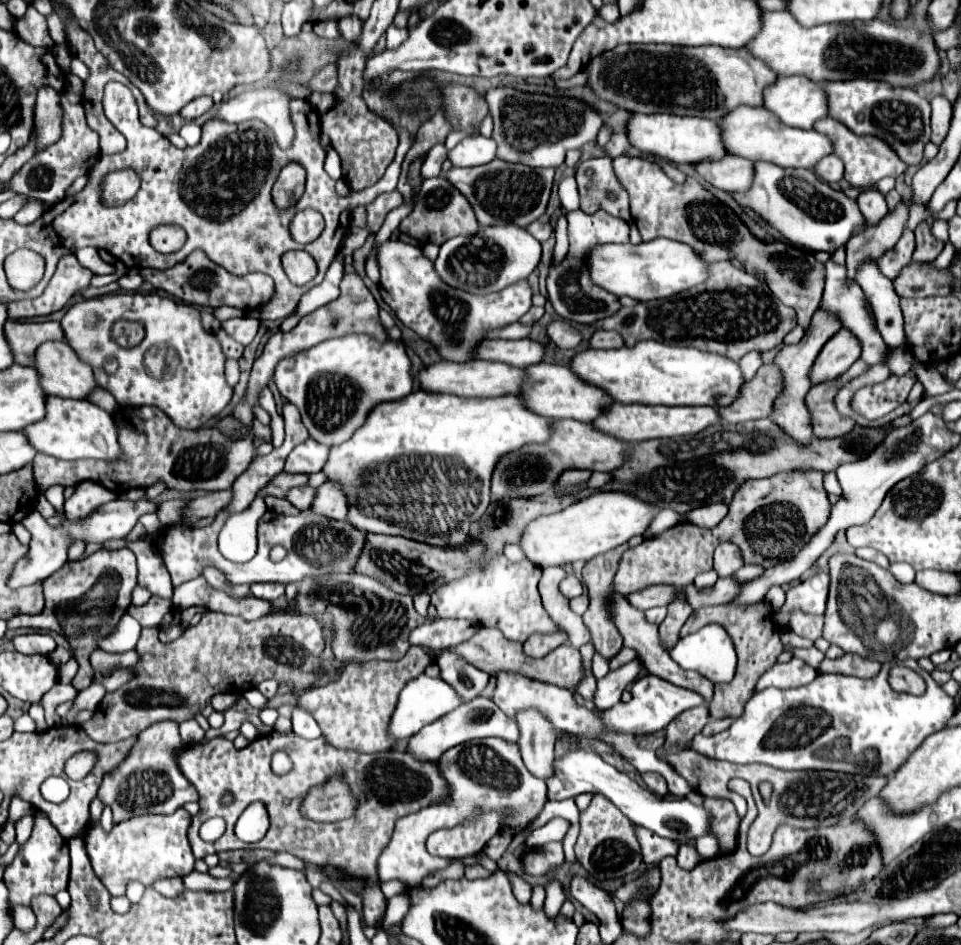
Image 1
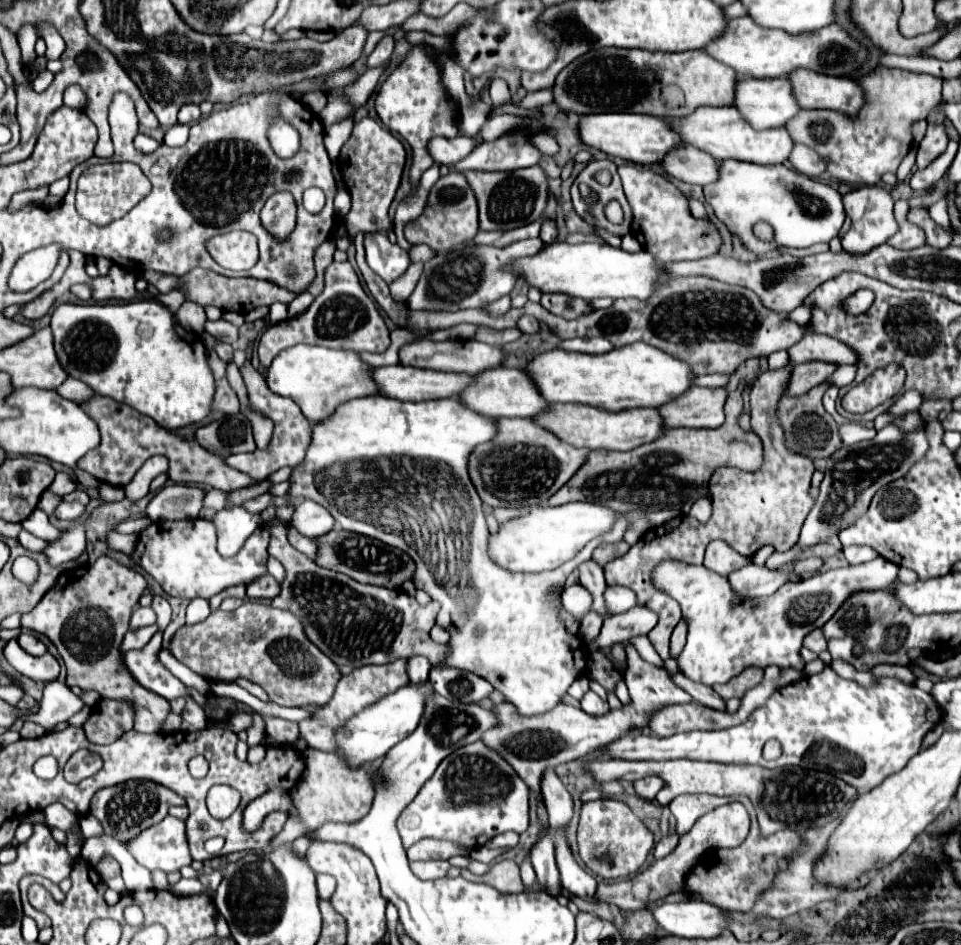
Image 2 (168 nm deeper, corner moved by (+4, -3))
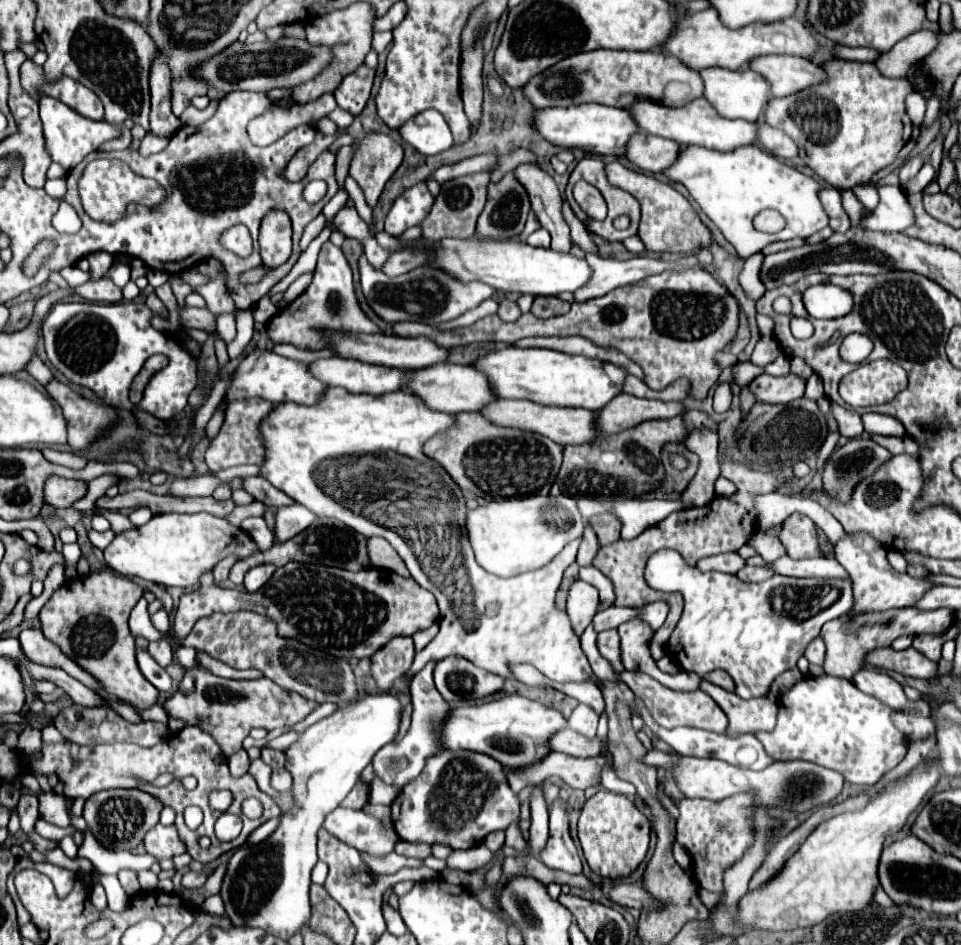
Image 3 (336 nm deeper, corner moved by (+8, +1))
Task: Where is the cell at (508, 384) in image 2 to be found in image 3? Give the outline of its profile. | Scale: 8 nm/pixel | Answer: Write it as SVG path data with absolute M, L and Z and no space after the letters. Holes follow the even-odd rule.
M442 363L442 365L432 365L430 369L418 369L418 371L412 369L412 373L414 373L414 381L410 381L410 385L406 385L406 391L420 397L428 409L454 415L460 411L478 411L484 405L496 401L496 397L490 391L486 375L476 371L470 365Z

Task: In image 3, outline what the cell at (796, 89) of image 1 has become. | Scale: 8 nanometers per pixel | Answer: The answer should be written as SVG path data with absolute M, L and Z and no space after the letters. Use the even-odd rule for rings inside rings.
M702 69L700 77L704 81L704 97L710 101L710 105L716 109L720 117L726 119L746 119L746 121L758 121L762 117L762 111L770 99L770 87L764 77L760 77L756 71L744 69L744 71L728 71L728 69Z

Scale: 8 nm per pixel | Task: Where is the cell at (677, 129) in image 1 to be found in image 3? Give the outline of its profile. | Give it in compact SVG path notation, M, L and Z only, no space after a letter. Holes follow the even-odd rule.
M574 105L566 109L536 109L532 117L534 129L552 145L564 149L582 149L588 155L624 155L628 139L638 131L626 109L606 105Z

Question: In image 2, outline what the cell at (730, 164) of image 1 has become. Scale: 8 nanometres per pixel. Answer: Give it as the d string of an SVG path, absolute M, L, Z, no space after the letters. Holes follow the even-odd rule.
M686 145L670 151L662 161L662 167L672 177L682 179L684 183L694 183L704 187L718 181L720 161L710 157L708 153L702 153L692 145Z

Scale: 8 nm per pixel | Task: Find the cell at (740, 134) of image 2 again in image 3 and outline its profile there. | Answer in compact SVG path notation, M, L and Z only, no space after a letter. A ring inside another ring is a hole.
M698 97L684 107L666 107L666 105L654 105L654 101L638 101L638 105L630 105L630 115L638 121L638 129L646 131L650 135L658 135L664 139L672 139L678 145L700 145L706 149L716 151L732 151L740 145L756 143L758 133L756 125L742 119L724 119L716 115L716 111L710 107L710 103L704 97Z

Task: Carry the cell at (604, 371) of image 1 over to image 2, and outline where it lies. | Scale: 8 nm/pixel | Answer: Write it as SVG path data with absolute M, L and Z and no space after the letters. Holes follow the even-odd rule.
M642 341L602 355L584 355L564 349L546 351L534 357L526 371L530 371L530 377L538 383L544 399L552 403L586 403L606 411L662 407L666 401L680 397L694 385L694 373L690 373L690 365L686 365L686 361L670 357Z

